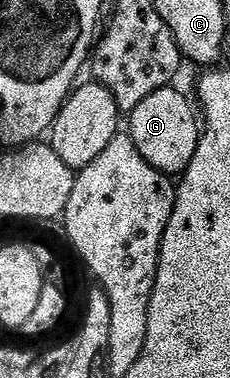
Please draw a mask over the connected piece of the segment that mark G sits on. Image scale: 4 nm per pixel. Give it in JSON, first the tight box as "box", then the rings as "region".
{"box":[129,86,201,178],"region":[[[168,86],[149,94],[129,113],[129,134],[137,150],[141,150],[141,158],[145,158],[145,162],[149,162],[153,170],[161,170],[172,178],[182,177],[189,162],[193,162],[193,154],[197,154],[201,120],[197,115],[196,105],[192,101],[191,104],[185,93],[178,92],[175,86]]]}

